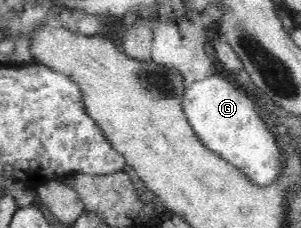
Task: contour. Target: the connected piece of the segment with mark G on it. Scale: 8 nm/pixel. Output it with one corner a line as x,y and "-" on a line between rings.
215,73
184,90
182,106
201,143
221,156
251,182
272,185
283,171
281,150
259,116
257,103
240,86
222,73

